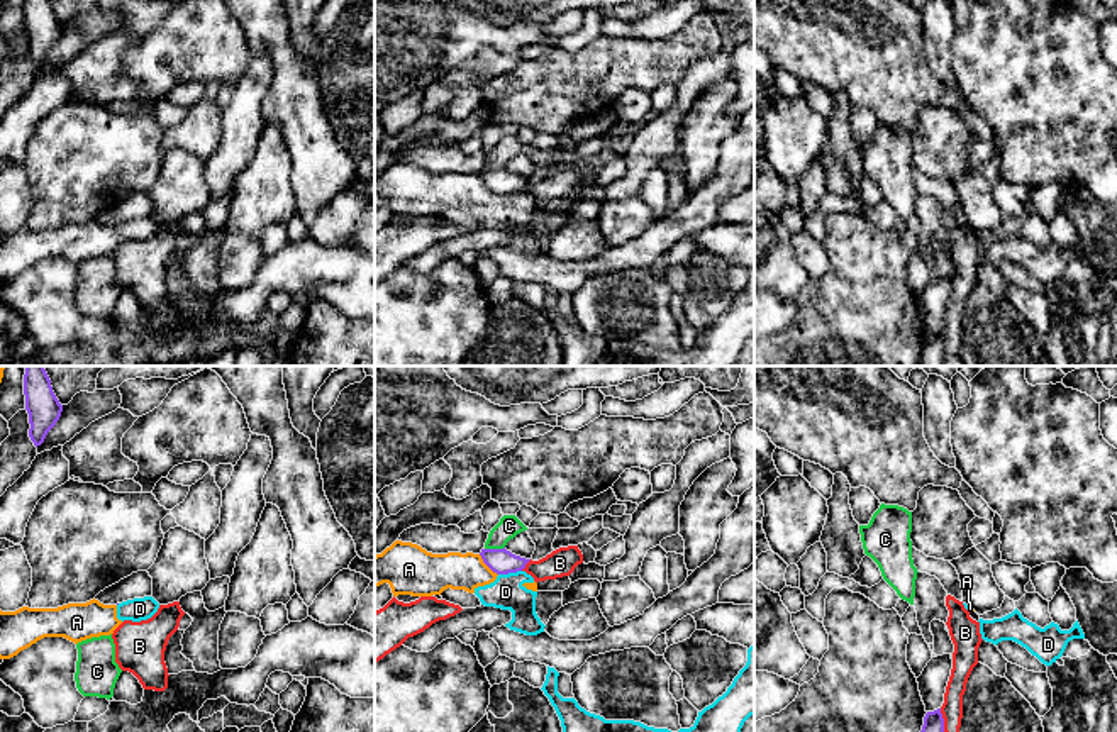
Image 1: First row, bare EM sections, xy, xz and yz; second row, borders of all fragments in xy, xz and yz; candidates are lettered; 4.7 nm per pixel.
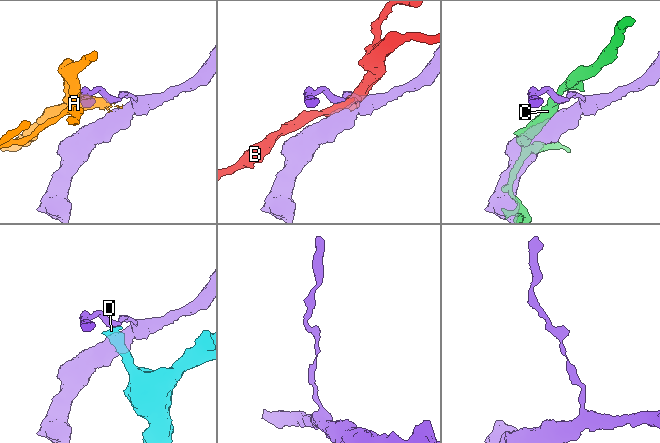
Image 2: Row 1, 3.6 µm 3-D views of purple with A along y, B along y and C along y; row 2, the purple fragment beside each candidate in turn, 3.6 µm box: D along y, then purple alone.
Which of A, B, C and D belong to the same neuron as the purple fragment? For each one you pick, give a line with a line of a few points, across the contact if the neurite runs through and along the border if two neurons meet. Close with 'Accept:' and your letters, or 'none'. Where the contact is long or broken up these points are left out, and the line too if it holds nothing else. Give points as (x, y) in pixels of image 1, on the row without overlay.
Accept: none

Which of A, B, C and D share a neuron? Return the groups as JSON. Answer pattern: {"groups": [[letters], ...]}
{"groups": [["A", "D"], ["B"], ["C"]]}

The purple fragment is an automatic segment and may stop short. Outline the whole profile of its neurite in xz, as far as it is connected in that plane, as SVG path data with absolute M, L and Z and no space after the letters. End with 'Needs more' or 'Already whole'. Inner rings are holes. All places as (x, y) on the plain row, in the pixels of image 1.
M481 169L483 183L497 195L517 193L525 188L531 180L512 175L503 169Z. Already whole

